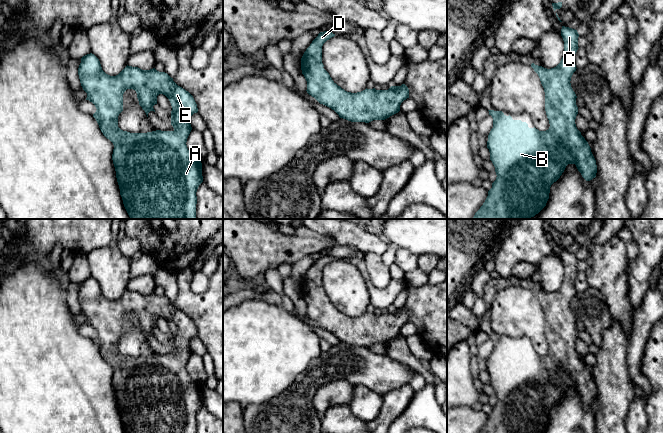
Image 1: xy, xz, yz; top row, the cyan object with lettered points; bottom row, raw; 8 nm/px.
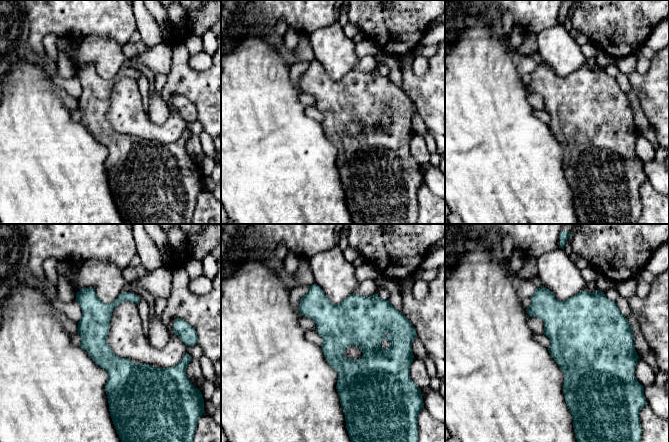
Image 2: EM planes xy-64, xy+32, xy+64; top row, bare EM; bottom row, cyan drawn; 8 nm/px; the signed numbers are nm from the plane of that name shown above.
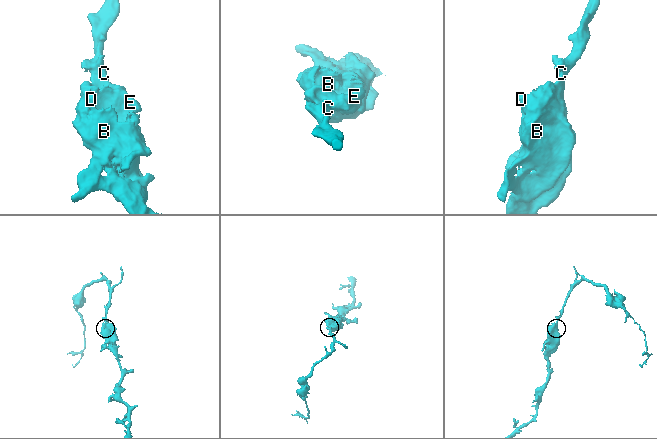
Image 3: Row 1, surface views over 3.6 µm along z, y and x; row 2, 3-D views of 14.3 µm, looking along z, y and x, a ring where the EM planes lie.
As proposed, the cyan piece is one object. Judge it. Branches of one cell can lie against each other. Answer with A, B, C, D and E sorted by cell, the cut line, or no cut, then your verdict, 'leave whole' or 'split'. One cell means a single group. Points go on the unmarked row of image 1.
A B C D E | no cut | leave whole

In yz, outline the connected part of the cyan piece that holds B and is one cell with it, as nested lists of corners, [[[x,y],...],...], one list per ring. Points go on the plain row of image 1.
[[[562,250],[561,260],[564,276],[556,291],[547,293],[531,288],[544,312],[549,353],[539,355],[535,351],[529,352],[526,346],[513,344],[502,335],[488,334],[493,342],[493,352],[488,359],[487,372],[497,401],[480,433],[543,433],[549,423],[551,409],[560,402],[568,388],[575,388],[586,405],[596,401],[596,384],[575,348],[578,338],[577,320],[570,307],[577,293],[575,278],[579,272],[579,258],[575,253]]]

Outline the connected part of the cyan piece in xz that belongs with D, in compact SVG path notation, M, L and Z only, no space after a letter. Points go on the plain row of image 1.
M330 255L320 256L312 265L301 282L301 294L307 305L307 317L314 321L320 328L334 334L340 342L351 346L369 347L373 344L385 344L400 335L401 327L409 322L409 313L405 308L401 310L391 310L388 314L365 313L361 316L347 316L338 310L323 292L322 270L334 261Z

